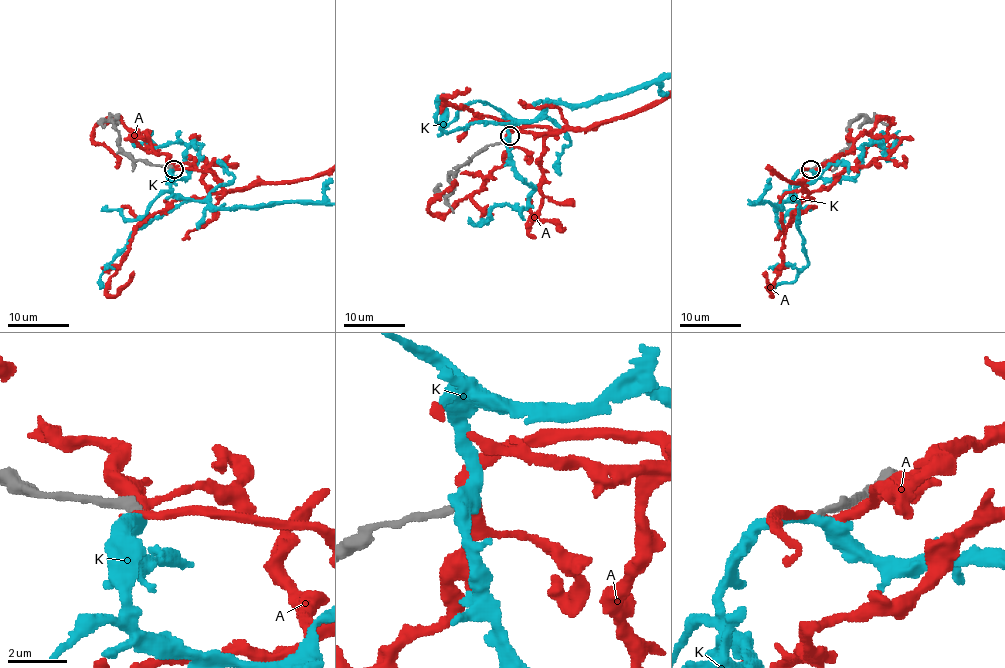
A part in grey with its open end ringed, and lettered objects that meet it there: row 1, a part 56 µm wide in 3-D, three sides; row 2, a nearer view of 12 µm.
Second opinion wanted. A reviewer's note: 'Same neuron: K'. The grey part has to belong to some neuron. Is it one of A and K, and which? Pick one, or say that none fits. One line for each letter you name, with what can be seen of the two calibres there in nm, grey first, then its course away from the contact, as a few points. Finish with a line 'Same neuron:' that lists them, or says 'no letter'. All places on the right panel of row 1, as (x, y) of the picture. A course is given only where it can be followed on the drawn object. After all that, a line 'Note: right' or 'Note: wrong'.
K: 280 nm thick on the grey side, 380 nm on the other
Same neuron: K
Note: right

